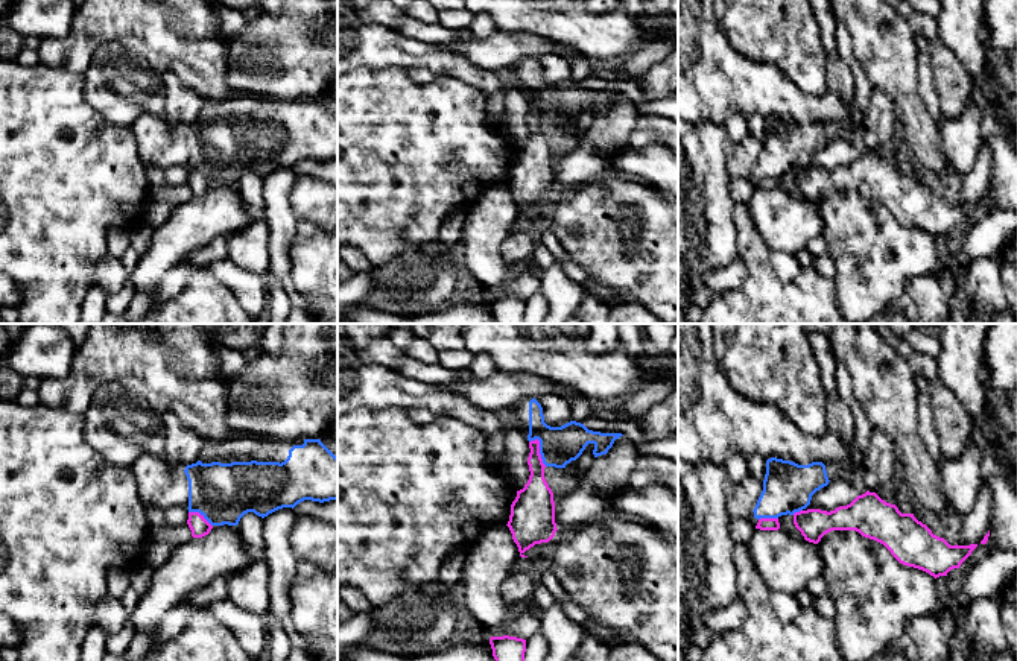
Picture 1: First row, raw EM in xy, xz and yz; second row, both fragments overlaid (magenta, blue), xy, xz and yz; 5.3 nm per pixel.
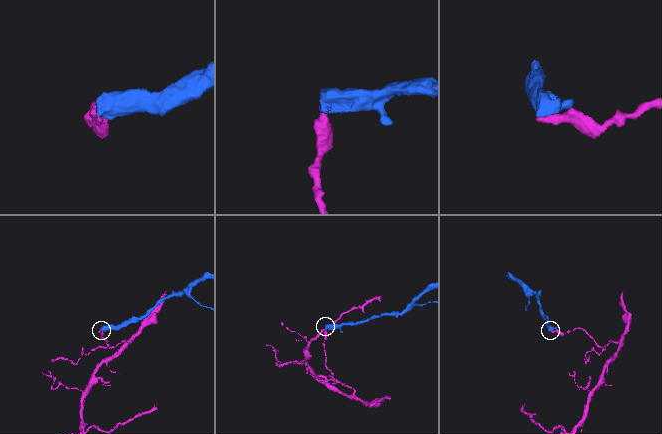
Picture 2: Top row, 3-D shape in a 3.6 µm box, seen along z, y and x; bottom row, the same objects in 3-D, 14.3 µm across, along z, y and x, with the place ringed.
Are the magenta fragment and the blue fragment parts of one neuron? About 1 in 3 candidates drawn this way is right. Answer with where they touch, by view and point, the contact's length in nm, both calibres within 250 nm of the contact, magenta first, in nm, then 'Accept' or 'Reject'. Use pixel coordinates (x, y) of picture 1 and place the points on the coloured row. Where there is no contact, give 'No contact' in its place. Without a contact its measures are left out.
Touches magenta at xz (538, 450). Shared border 170 nm. Thickness 170 nm (magenta) against 200 nm. Reject

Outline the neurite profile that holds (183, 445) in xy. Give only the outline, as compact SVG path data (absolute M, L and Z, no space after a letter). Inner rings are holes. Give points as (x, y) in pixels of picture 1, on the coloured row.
M161 415L163 433L166 438L166 459L172 465L192 465L199 460L205 439L196 432L182 425L176 415Z

